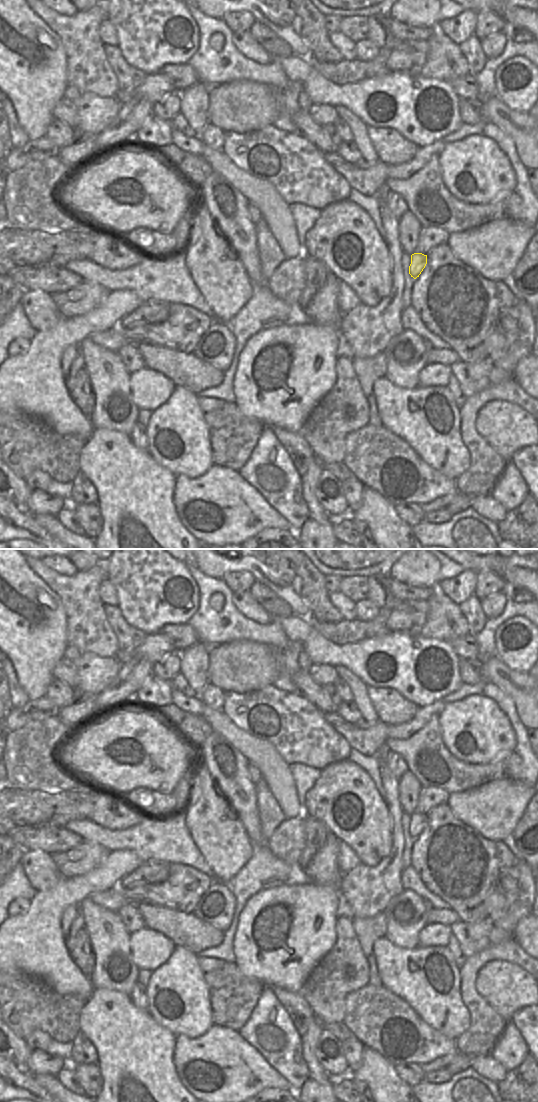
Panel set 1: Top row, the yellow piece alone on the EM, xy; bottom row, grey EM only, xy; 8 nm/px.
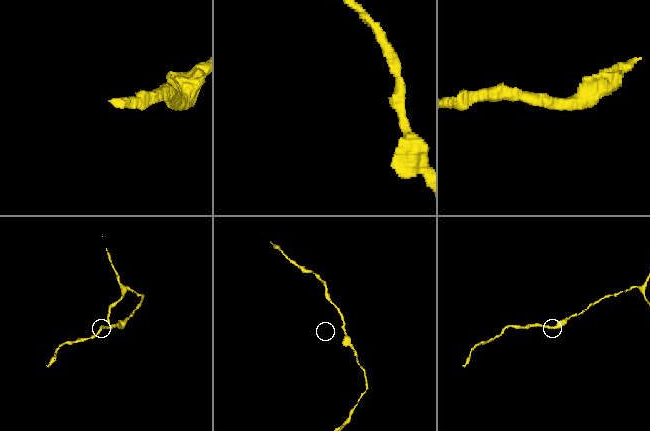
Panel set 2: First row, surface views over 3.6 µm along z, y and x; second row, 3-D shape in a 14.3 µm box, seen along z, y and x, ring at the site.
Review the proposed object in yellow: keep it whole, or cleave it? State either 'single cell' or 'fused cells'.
single cell

